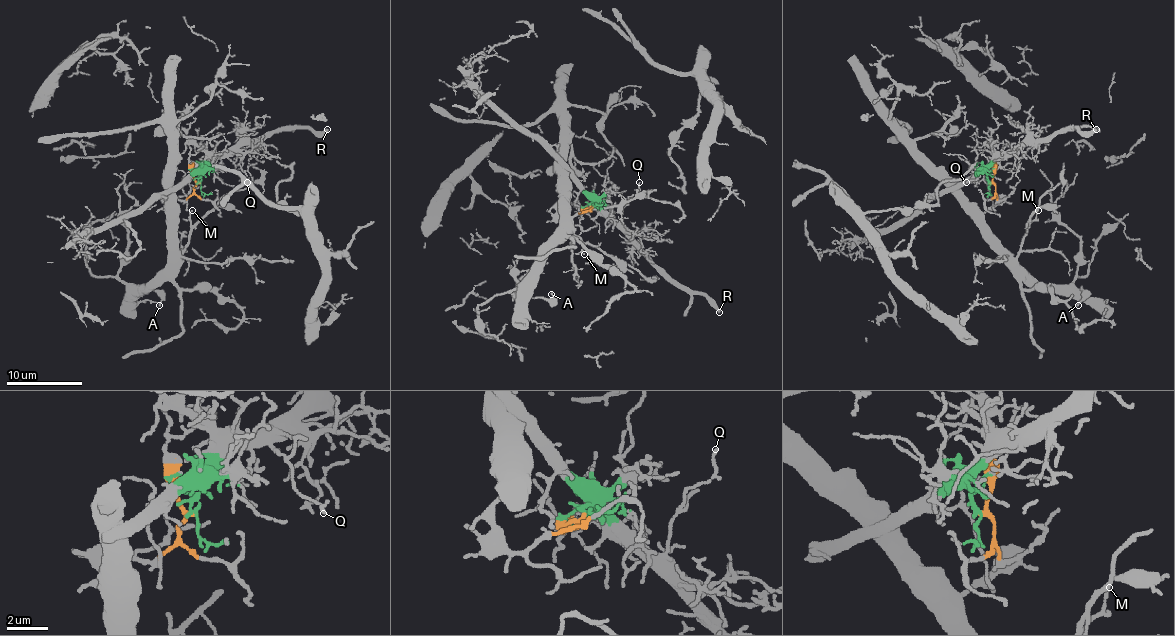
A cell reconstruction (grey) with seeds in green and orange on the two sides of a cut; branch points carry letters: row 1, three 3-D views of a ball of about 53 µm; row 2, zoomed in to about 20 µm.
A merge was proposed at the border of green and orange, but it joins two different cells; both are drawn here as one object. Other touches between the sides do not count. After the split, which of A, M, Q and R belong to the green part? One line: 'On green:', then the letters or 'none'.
On green: Q, R

